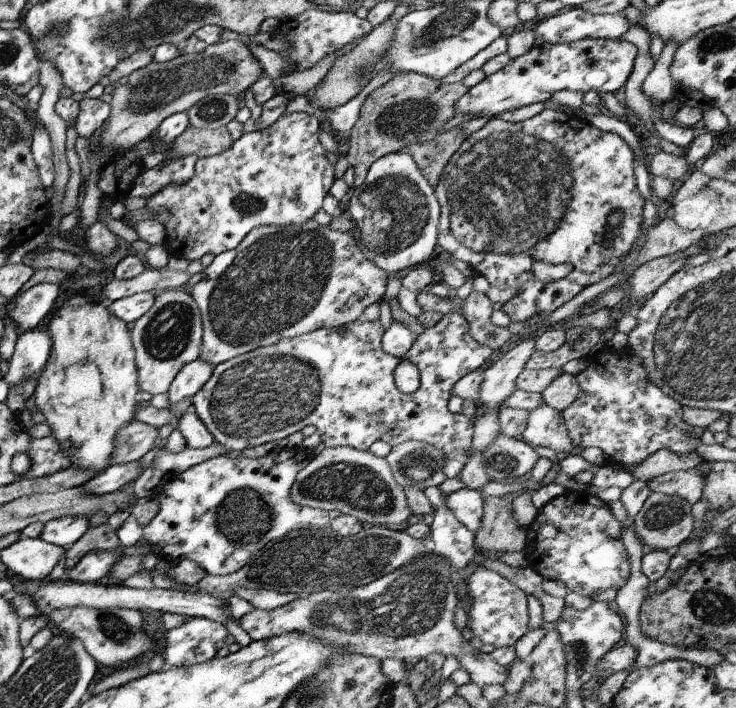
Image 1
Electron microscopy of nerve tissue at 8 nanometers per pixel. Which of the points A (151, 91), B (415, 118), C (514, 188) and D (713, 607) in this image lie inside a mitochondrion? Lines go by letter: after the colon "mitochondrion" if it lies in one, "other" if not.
A: mitochondrion
B: mitochondrion
C: mitochondrion
D: mitochondrion

